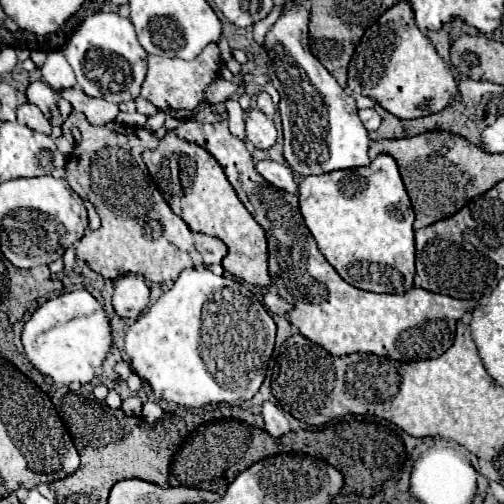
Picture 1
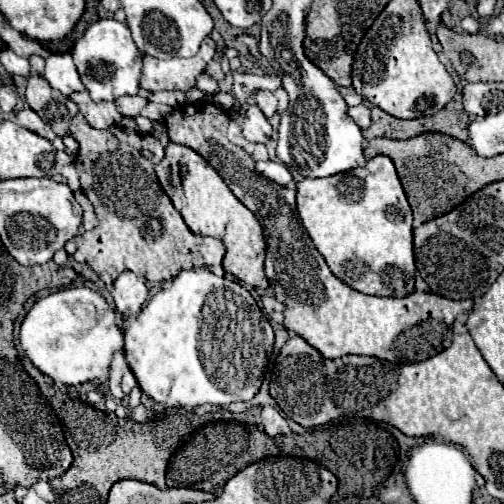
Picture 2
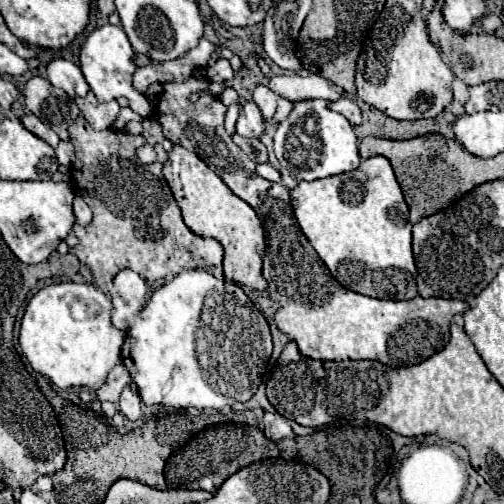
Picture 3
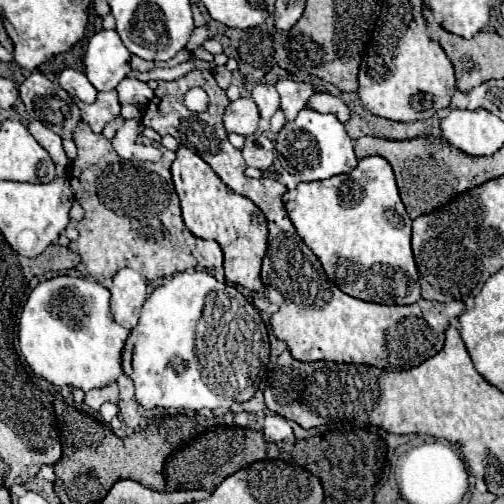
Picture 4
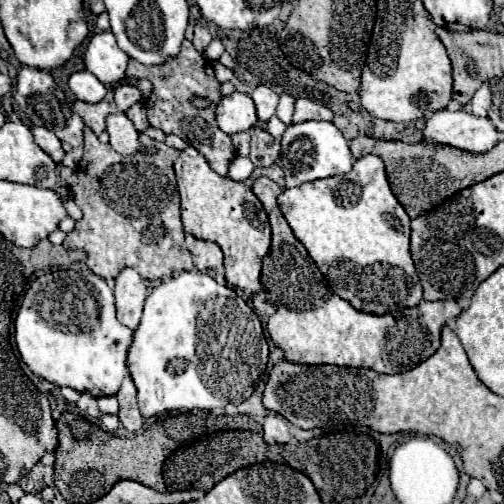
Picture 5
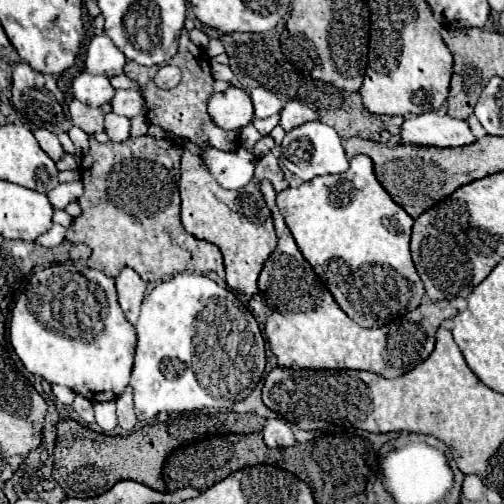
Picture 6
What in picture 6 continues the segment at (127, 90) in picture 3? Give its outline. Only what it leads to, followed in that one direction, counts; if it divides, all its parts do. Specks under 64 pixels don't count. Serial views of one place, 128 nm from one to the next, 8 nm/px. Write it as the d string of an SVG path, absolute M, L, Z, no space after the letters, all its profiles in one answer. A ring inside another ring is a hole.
M106 34L94 36L86 50L86 70L90 74L102 74L106 78L122 74L126 56L108 40Z

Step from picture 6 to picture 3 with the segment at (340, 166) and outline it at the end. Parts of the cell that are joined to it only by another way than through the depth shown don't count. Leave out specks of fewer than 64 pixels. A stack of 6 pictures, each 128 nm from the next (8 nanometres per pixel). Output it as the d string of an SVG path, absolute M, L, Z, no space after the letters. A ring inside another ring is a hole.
M300 100L294 102L294 110L278 124L274 136L274 152L280 166L294 174L298 180L318 180L334 174L350 172L360 164L358 138L352 124L332 112L328 100Z

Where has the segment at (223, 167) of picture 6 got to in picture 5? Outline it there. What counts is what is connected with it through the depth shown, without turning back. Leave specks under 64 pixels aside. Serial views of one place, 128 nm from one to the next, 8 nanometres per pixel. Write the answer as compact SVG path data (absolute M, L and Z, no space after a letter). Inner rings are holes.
M238 156L232 164L230 164L230 178L236 180L236 182L242 182L246 180L254 170L254 164L250 162L250 158L246 156Z

